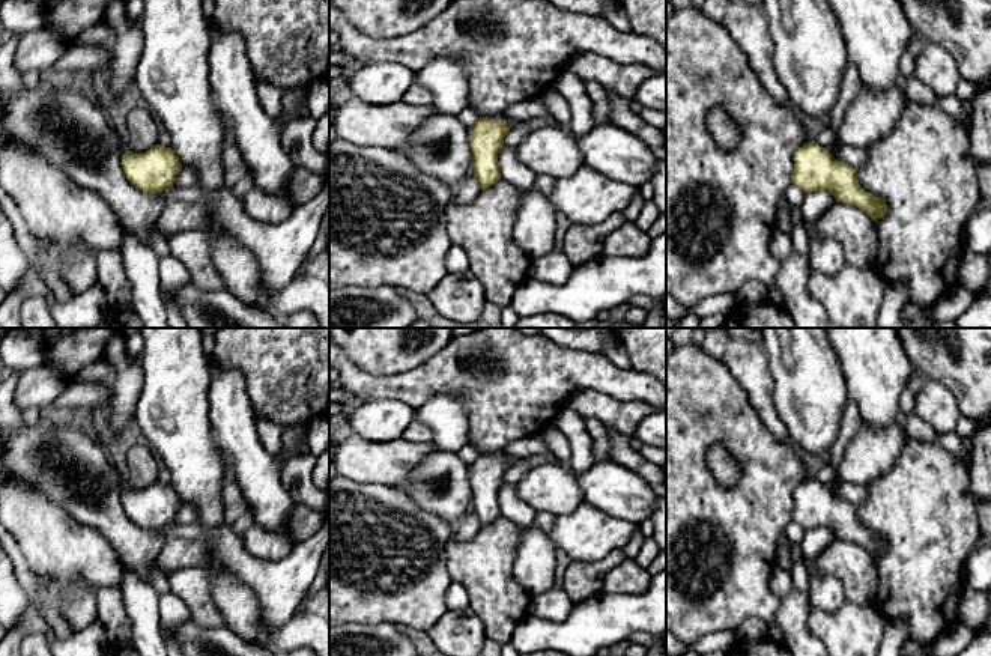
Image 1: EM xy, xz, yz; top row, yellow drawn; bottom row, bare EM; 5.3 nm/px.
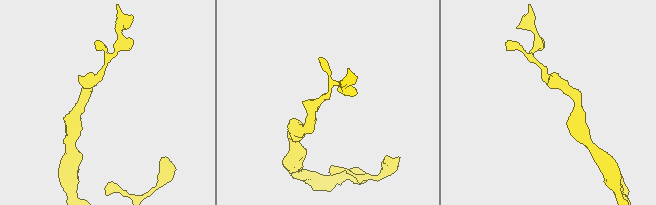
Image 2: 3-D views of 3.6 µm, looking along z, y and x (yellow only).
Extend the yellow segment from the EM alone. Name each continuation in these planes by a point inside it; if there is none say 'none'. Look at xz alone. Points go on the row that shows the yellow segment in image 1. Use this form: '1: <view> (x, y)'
none

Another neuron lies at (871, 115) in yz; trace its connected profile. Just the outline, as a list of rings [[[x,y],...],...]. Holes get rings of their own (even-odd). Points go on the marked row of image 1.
[[[863,86],[833,129],[841,143],[866,149],[893,131],[908,102],[907,95],[896,86],[887,92]]]

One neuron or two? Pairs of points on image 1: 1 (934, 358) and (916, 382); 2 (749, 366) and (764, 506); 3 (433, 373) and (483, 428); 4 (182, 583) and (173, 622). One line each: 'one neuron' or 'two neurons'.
1: two neurons
2: two neurons
3: one neuron
4: two neurons

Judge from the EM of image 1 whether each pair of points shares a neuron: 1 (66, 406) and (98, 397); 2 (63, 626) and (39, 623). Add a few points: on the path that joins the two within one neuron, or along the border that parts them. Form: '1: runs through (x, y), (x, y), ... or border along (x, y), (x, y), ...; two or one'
1: runs through (74, 399), (90, 397); one
2: border along (44, 613), (47, 626); two

